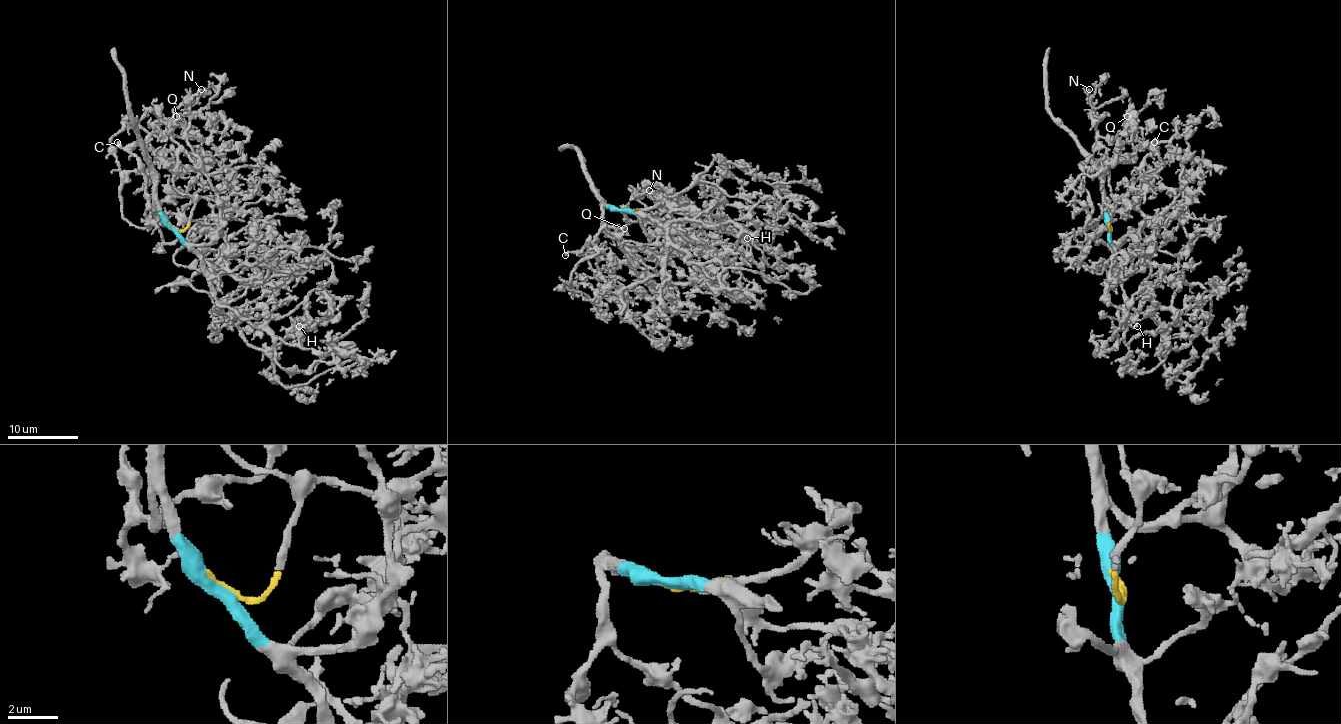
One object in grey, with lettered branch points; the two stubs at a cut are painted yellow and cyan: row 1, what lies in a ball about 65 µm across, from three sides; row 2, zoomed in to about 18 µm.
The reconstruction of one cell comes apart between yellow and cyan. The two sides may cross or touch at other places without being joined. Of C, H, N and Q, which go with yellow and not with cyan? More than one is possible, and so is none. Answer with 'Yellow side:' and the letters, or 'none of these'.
Yellow side: Q

